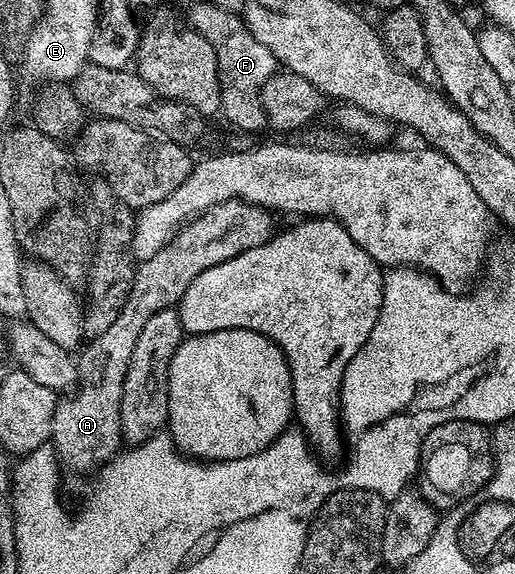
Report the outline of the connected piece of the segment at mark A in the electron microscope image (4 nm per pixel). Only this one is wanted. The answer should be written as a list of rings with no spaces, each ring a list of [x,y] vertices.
[[[239,198],[223,202],[183,223],[180,231],[161,250],[135,267],[132,288],[124,300],[124,307],[118,312],[118,320],[79,351],[76,398],[61,397],[54,408],[50,442],[59,465],[67,473],[69,470],[72,474],[91,475],[121,449],[122,384],[126,380],[126,368],[138,341],[138,332],[142,332],[146,320],[150,320],[154,312],[175,307],[186,288],[190,288],[190,280],[206,268],[214,268],[214,264],[222,264],[250,248],[258,248],[258,244],[269,242],[274,233],[271,217],[273,215],[265,207],[252,202],[242,202]]]

